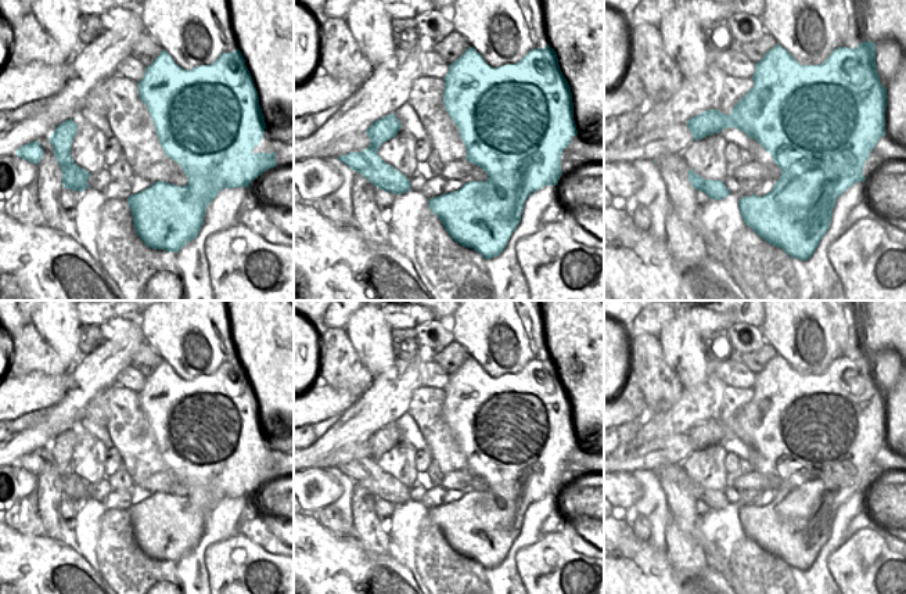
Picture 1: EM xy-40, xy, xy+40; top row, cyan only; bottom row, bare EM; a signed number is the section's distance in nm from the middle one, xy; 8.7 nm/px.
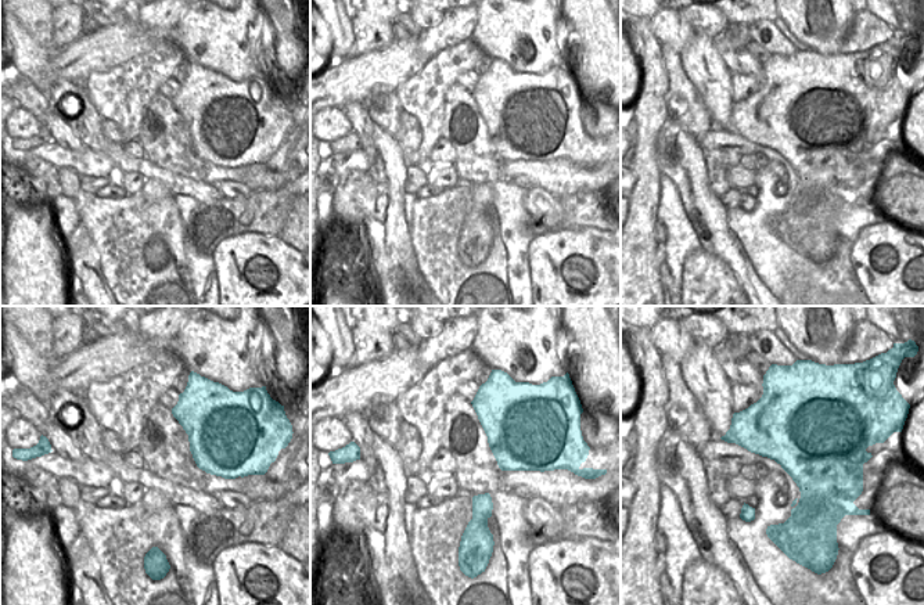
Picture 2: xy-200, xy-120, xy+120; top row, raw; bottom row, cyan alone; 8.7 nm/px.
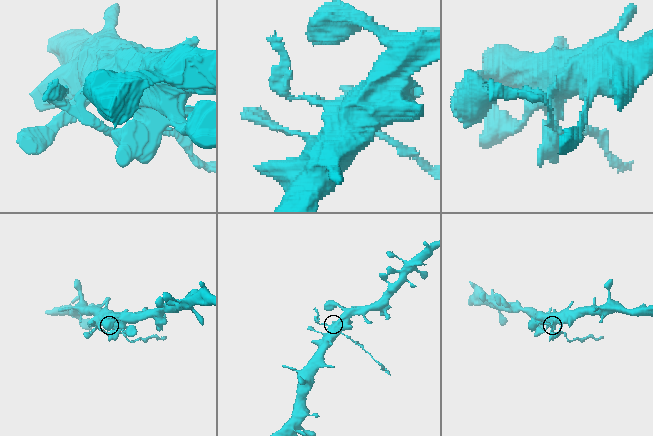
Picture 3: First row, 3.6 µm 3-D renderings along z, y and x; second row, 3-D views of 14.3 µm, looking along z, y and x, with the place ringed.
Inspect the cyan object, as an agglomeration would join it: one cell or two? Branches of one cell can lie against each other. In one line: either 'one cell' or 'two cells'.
two cells

